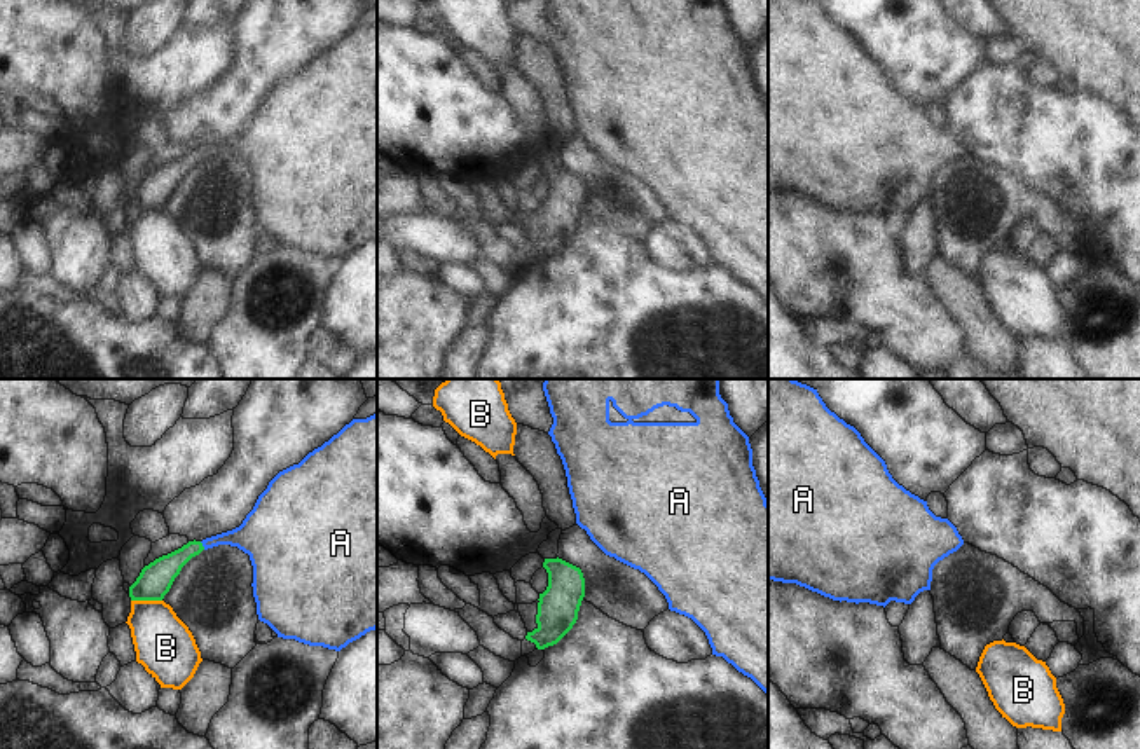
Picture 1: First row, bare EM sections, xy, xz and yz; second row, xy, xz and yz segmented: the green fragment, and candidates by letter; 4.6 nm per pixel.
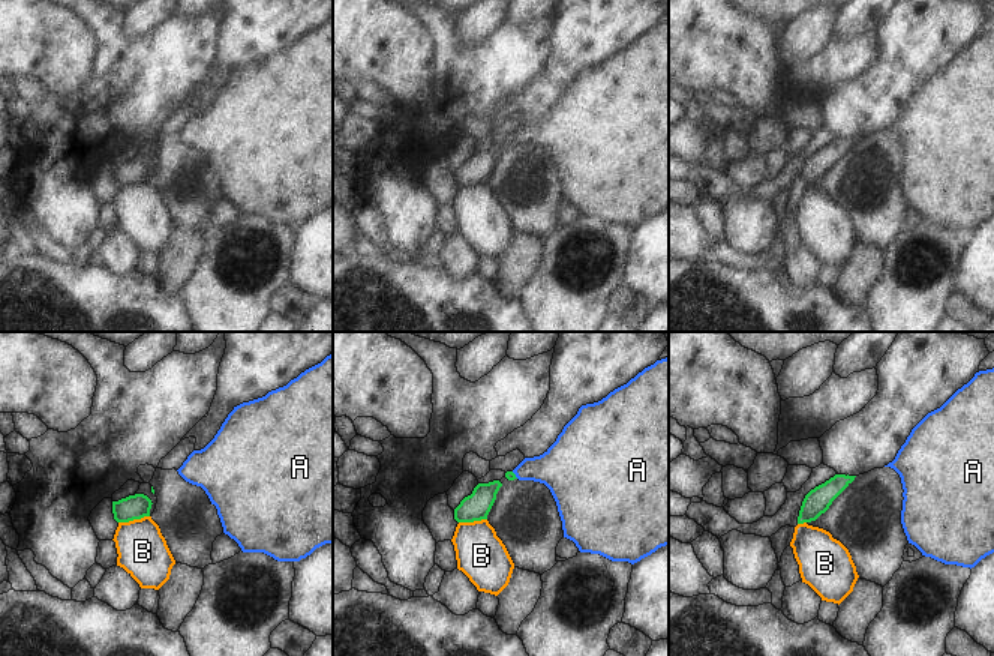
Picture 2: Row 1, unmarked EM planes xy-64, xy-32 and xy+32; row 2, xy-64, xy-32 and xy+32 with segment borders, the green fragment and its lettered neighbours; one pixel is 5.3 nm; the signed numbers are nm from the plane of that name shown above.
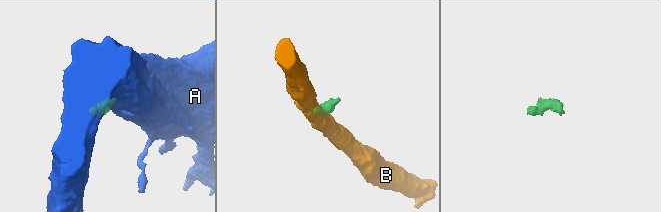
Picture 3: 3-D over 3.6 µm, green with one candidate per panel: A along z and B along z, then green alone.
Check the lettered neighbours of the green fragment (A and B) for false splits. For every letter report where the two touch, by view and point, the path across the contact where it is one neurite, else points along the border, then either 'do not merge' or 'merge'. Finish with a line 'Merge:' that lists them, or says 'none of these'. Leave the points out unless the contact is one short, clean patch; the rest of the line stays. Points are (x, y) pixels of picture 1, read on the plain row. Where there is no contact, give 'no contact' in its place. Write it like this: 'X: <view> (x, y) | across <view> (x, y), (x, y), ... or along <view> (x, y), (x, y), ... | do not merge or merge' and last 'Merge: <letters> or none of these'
A: xy (201, 154) | across xy (157, 185), (191, 158), (201, 154), (222, 147), (254, 145) | merge
B: xy (147, 208) | along xy (131, 208), (161, 210) | do not merge
Merge: A

